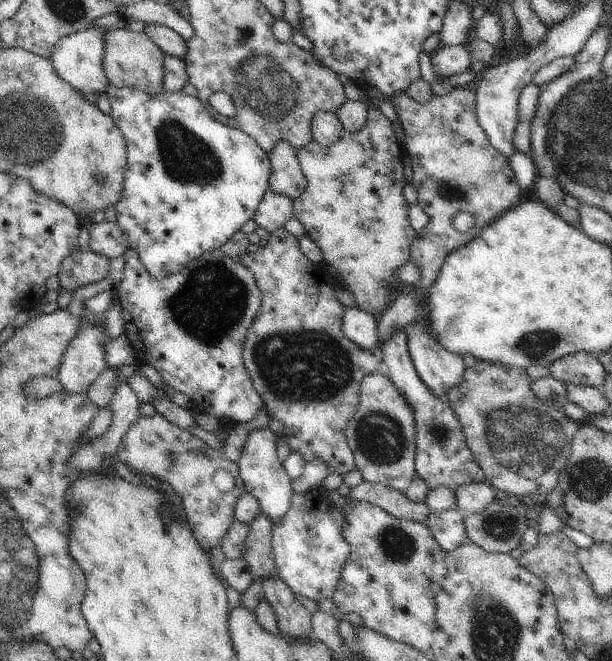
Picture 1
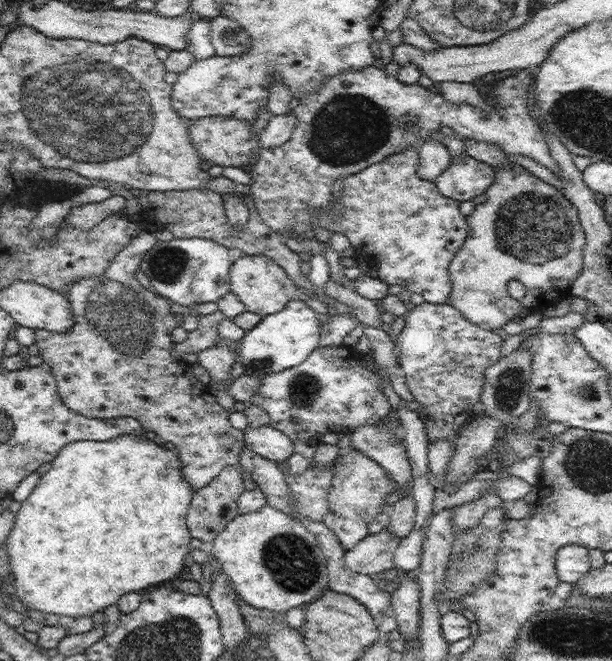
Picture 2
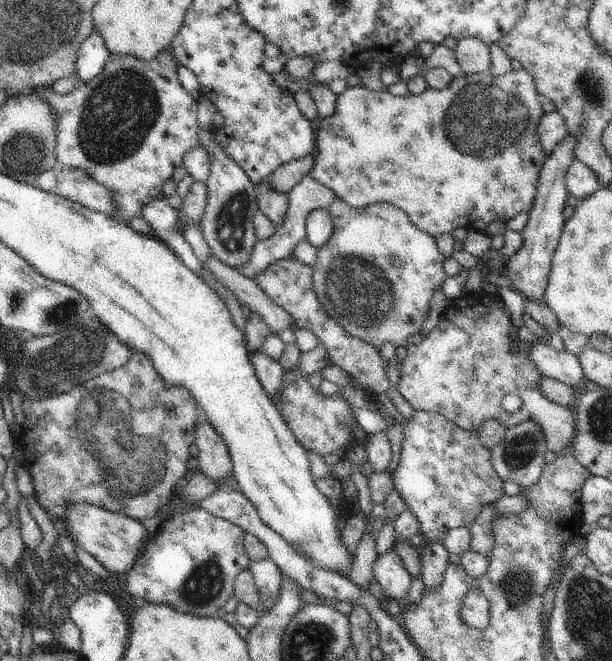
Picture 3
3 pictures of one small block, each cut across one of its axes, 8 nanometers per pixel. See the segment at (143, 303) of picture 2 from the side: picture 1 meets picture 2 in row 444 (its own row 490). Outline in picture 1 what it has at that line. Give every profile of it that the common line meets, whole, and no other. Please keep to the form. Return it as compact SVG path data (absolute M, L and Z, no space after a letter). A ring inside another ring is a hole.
M156 414L153 418L140 416L133 423L119 442L117 455L124 464L137 472L156 478L163 484L163 489L173 501L181 504L187 523L200 546L209 551L220 545L225 537L230 523L234 520L237 500L245 488L240 480L237 463L226 459L224 454L218 459L206 458L202 454L206 447L206 442L192 435L189 430L184 430L180 425ZM219 468L228 470L236 480L234 488L227 493L220 491L212 481L214 472Z

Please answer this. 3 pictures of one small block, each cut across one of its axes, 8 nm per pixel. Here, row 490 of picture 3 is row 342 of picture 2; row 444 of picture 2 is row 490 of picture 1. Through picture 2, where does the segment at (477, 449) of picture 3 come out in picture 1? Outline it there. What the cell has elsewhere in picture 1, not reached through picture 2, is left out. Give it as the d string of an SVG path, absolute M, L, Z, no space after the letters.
M406 328L400 329L388 337L381 344L381 351L383 361L388 366L389 379L415 412L417 428L416 475L422 478L430 489L448 487L451 491L468 483L486 481L484 471L476 464L470 449L467 447L461 424L451 409L451 405L442 402L433 392L430 392L426 383L420 380L409 353Z

